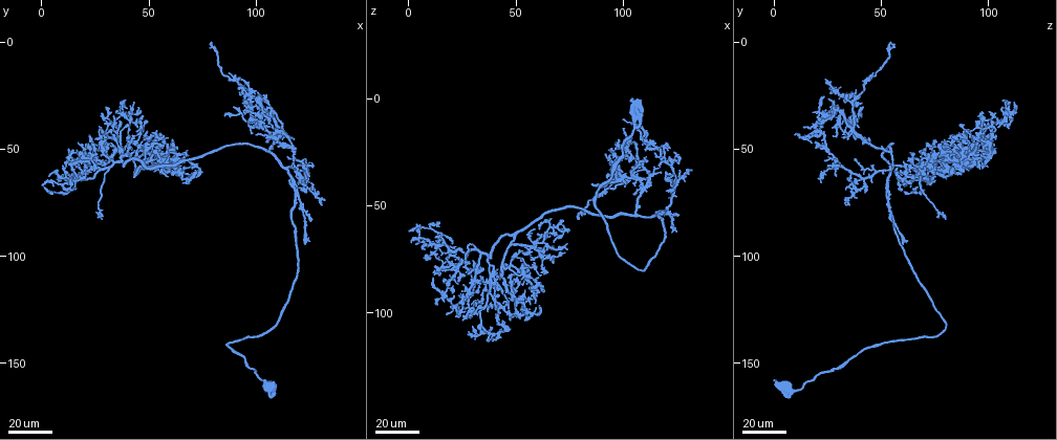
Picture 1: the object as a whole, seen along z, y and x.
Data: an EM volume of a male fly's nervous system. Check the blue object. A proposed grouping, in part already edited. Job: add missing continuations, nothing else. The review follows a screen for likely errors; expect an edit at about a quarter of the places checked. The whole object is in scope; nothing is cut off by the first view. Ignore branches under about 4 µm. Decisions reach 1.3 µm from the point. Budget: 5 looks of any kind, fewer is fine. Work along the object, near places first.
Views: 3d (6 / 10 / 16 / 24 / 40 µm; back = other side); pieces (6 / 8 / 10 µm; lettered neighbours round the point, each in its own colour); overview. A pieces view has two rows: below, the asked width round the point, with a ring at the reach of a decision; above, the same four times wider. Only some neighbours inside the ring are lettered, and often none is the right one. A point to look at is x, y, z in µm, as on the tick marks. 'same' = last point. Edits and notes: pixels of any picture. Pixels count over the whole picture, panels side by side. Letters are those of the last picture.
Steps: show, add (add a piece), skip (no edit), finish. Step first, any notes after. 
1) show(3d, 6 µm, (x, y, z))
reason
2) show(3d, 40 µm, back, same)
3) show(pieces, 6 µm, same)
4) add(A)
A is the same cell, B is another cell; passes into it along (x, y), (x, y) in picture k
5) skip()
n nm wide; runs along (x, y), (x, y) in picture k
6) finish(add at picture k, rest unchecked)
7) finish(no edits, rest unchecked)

show(3d, 24 µm, (41, 38, 87))
free end

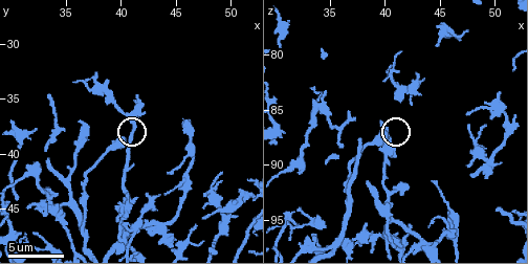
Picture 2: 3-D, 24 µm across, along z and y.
show(pieces, 8 µm, (40.0, 38.8, 86.6))

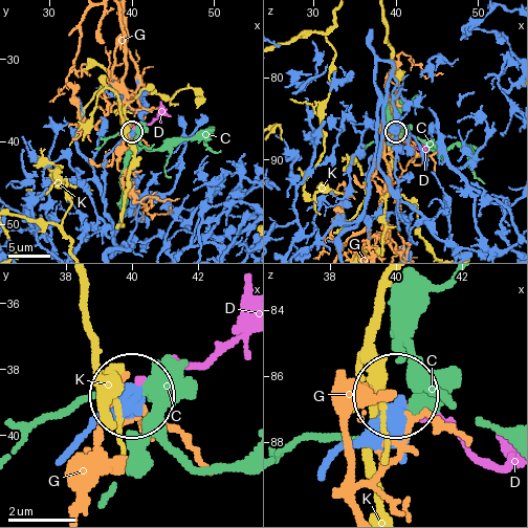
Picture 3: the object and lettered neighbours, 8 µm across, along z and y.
skip()
370 nm wide; C, D, G and K are other cells; runs along (74, 445), (131, 398) in picture 3; no lettered piece goes on from it

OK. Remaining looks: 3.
show(3d, 40 µm, (90, 15, 45))
branch stops here

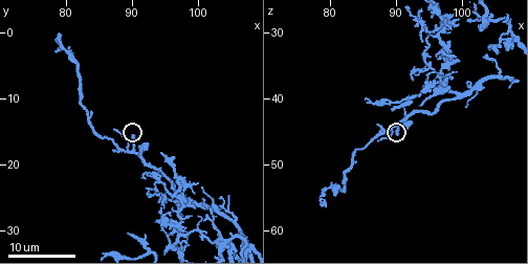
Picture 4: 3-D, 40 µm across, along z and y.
show(pieces, 10 µm, (90.0, 15.5, 45.0))

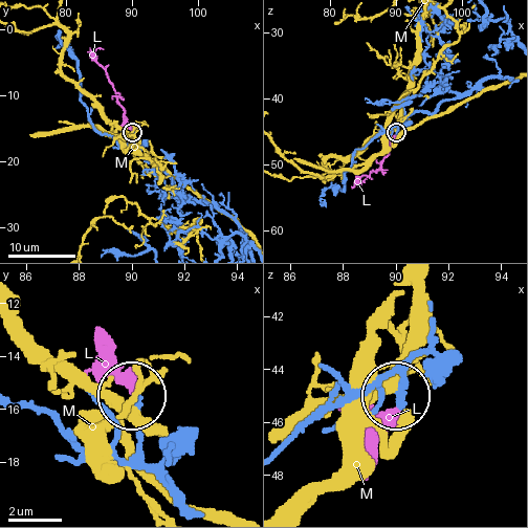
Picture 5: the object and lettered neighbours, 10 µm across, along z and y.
add(L)
L is the same cell, M is another cell; it goes on there

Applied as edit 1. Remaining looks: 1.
show(pieces, 8 µm, (33.2, 43.4, 83.2))
tapers out

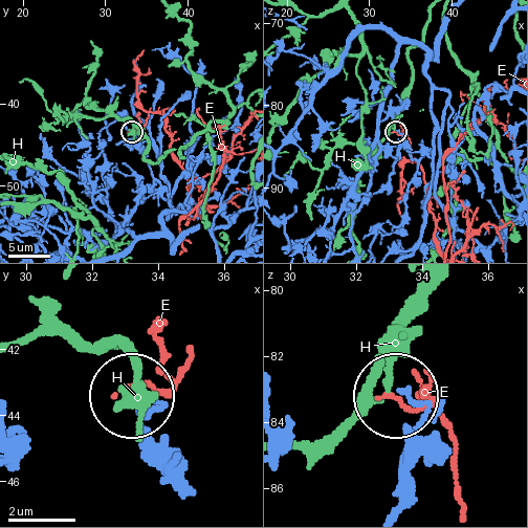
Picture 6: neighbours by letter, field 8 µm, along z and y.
skip()
E and H are other cells; no lettered piece goes on from it

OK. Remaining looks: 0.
finish(add at picture 5, rest unchecked)

